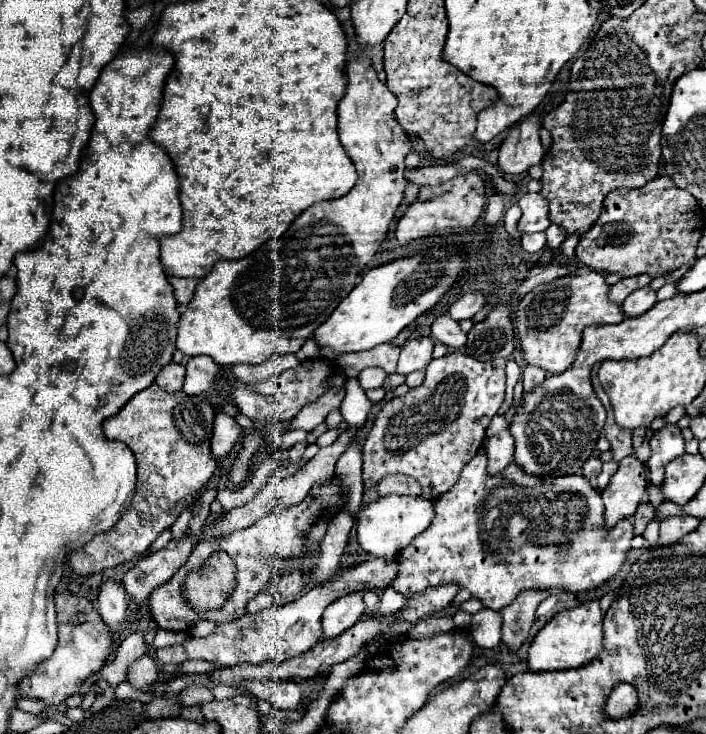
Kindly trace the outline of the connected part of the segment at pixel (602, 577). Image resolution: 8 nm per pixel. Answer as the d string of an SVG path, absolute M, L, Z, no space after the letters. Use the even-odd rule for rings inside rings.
M483 449L463 467L457 483L443 493L435 503L435 517L431 525L417 535L403 553L399 553L397 565L399 573L391 583L393 589L401 591L405 597L411 593L423 593L423 589L431 585L459 585L467 589L473 597L477 597L487 609L499 611L509 605L521 591L553 591L561 589L567 593L587 593L605 585L613 579L625 563L627 551L631 549L633 539L633 523L629 519L621 519L615 527L607 529L605 525L605 507L601 501L601 493L595 487L589 487L587 495L565 493L555 499L549 493L535 495L527 483L559 483L559 477L539 477L529 475L517 463L509 463L499 475L487 473L487 453ZM505 503L511 515L505 523Z

